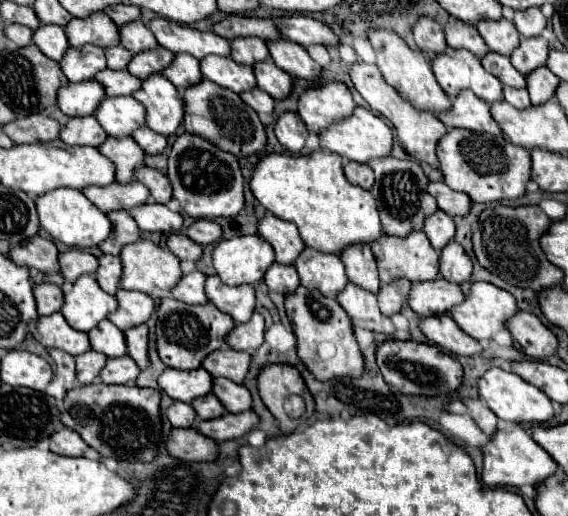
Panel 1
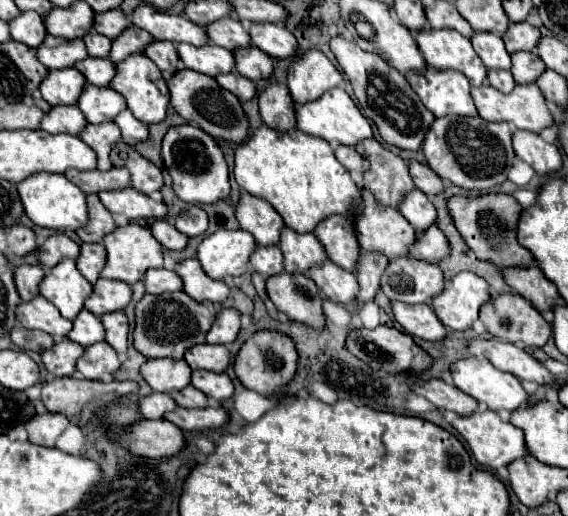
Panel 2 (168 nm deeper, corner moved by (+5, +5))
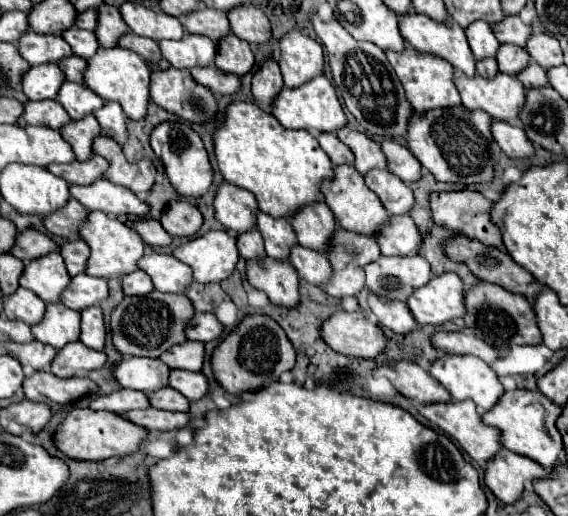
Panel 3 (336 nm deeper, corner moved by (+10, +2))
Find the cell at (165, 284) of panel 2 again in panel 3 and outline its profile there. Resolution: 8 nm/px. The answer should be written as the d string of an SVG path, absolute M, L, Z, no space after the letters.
M140 269L122 277L124 295L146 295L152 289L154 289L152 279L148 279L148 275L144 271L140 271Z

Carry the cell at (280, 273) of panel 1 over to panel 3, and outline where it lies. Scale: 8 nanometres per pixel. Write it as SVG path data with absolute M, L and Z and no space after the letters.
M250 229L250 231L244 231L244 233L238 233L238 235L236 235L236 245L238 245L238 251L240 251L240 255L242 255L244 259L266 257L262 235L260 235L256 229Z

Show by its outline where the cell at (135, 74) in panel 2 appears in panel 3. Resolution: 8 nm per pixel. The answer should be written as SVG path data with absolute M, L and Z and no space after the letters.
M100 47L96 55L88 59L88 67L84 69L84 85L88 85L102 99L120 103L128 119L142 119L146 115L146 107L150 101L150 93L148 93L150 91L150 71L148 71L146 61L128 49Z

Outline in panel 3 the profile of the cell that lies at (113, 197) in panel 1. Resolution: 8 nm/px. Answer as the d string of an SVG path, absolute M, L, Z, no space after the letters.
M92 155L92 159L86 159L84 163L80 161L72 161L72 163L64 163L64 165L48 165L46 167L50 173L66 179L68 183L76 183L76 185L90 185L96 179L104 177L104 171L108 169L108 163L104 163L104 159L100 155Z

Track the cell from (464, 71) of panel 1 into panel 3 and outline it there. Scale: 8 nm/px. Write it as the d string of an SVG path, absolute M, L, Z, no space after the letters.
M406 13L406 15L400 15L400 33L404 37L404 41L414 47L416 51L420 53L432 53L432 55L438 55L442 59L446 59L454 69L460 69L464 71L468 77L476 75L476 59L472 55L472 49L466 41L466 35L464 35L464 29L454 21L454 19L446 19L444 23L436 23L432 17L428 15L420 15L420 13Z

